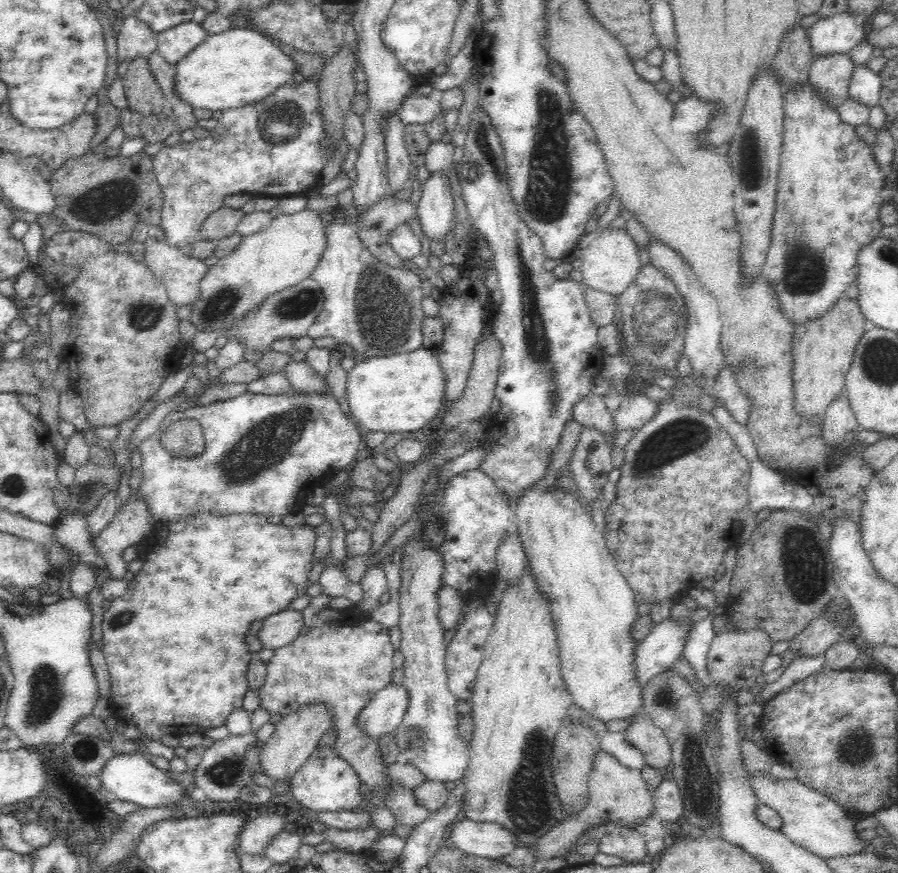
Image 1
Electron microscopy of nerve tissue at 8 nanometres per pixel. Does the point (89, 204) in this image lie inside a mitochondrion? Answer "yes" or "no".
yes

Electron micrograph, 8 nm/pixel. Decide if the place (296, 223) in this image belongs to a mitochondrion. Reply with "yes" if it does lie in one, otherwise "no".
no

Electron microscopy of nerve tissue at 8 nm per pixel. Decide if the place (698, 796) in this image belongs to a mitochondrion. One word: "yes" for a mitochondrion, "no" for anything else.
yes

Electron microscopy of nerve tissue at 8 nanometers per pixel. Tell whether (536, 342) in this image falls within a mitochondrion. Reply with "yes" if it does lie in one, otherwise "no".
yes

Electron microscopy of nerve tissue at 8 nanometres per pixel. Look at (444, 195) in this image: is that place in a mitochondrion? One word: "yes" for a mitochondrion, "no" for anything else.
no

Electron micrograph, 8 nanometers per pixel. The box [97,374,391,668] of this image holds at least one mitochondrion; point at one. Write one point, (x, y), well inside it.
(265, 444)

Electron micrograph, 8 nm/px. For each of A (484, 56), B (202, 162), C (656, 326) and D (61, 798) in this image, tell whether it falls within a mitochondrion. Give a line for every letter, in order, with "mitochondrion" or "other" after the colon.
A: other
B: other
C: mitochondrion
D: other

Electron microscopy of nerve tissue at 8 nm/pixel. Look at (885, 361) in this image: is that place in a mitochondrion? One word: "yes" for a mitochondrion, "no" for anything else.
yes

